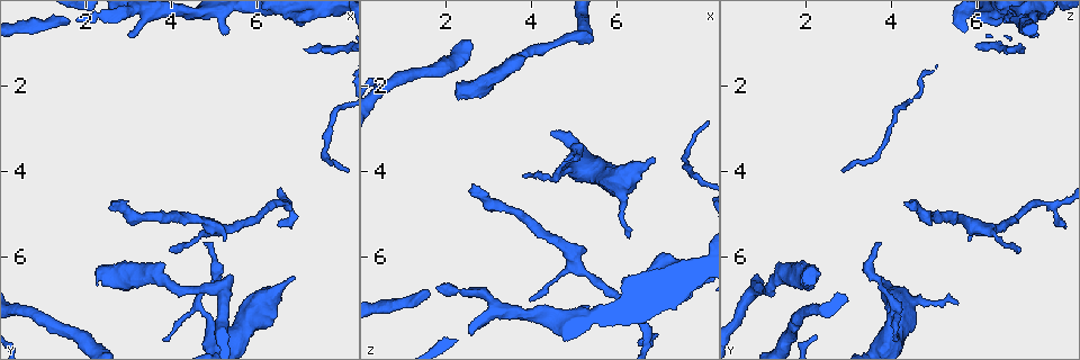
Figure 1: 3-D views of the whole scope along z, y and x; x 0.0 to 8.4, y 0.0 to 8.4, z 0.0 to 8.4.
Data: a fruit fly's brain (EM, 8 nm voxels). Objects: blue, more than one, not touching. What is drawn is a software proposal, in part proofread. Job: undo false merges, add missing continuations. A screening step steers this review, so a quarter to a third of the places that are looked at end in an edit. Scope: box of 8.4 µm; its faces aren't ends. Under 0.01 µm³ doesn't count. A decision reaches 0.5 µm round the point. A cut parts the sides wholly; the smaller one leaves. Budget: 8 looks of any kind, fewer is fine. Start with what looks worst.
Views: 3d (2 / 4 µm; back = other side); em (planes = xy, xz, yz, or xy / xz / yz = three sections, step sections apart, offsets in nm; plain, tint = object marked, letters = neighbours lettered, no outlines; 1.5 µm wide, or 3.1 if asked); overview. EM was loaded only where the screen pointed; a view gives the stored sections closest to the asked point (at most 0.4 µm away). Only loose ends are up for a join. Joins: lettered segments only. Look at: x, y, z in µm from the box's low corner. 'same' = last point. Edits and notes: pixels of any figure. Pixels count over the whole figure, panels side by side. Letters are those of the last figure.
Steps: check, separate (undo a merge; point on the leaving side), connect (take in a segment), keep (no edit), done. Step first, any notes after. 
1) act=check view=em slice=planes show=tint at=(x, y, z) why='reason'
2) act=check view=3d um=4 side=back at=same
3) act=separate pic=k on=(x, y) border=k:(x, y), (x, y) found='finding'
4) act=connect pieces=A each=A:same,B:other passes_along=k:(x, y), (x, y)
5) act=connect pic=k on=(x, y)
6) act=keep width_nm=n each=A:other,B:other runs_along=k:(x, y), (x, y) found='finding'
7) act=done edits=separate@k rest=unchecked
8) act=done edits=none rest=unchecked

act=check view=3d um=2 at=(5.35, 0.80, 7.25) why='free end'

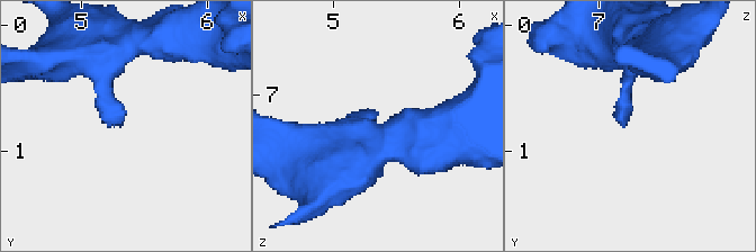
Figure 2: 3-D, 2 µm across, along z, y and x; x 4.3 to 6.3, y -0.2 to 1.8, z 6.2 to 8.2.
act=check view=em slice=planes show=letters at=(5.28, 0.80, 7.22) why='need the tissue'

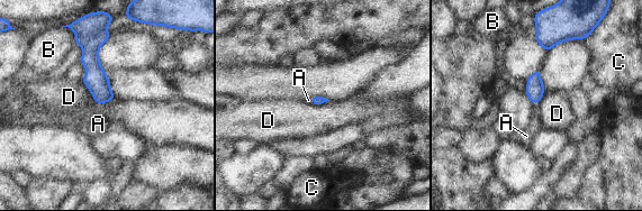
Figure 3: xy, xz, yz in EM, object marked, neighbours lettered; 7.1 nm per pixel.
act=connect pieces=A each=A:same,B:other,C:other,D:other passes_along=3:(96, 79), (99, 103), (98, 124) found='the neuron continues'

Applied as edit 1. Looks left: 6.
act=check view=overview

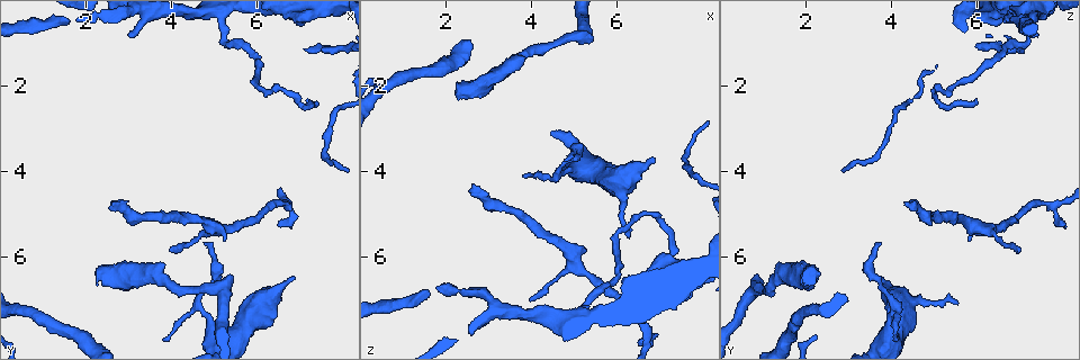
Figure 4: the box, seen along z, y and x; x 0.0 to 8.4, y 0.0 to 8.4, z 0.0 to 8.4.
act=check view=3d um=4 at=(6.70, 4.80, 7.75) why='abrupt turn'

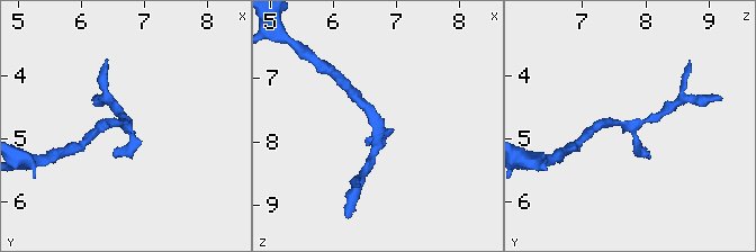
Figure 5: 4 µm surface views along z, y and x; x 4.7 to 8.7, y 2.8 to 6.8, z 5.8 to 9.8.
act=check view=em slice=planes show=tint at=(6.65, 4.75, 7.75) why='shape alone is not enough'

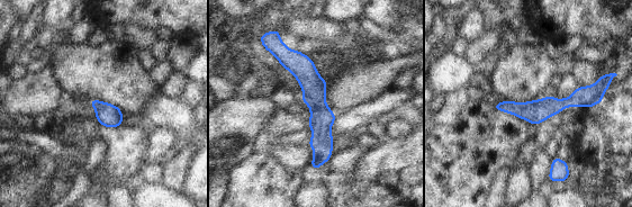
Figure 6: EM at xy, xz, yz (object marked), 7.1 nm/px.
act=check view=em slice=planes show=letters at=same

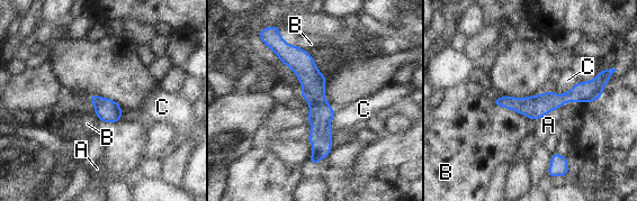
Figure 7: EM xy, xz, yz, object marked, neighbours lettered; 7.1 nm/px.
act=keep width_nm=160 each=A:other,B:other,C:other found='continuous, no second neuron'

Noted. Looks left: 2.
act=check view=em slice=planes show=letters at=(3.80, 7.95, 4.15) why='an open end'

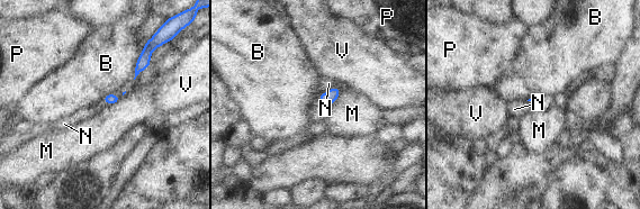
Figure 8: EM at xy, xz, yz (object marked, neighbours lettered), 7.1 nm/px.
act=keep each=B:other,M:other,N:other,P:other,V:other found='no lettered segment goes on from it'

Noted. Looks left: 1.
act=done edits=connect@3 rest=unchecked

